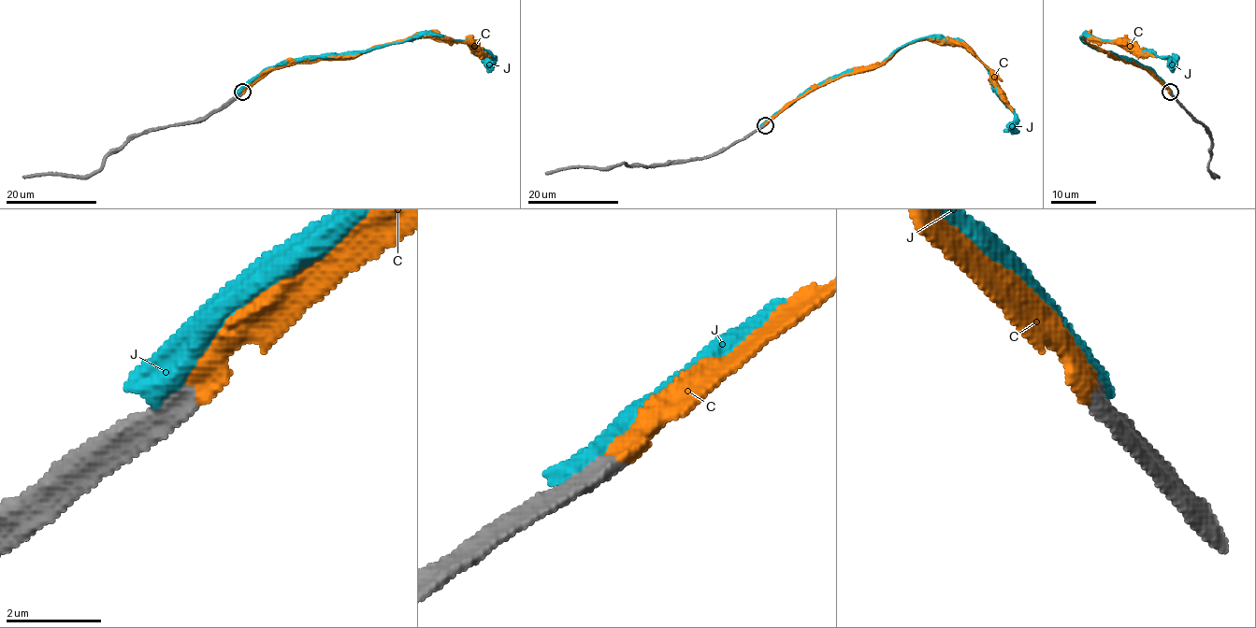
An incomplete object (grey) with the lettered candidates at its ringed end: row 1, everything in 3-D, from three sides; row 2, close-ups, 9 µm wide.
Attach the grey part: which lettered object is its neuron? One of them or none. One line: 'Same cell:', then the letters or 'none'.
Same cell: C

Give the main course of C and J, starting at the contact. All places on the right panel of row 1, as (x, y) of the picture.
C: (1170, 92), (1146, 68), (1114, 58), (1084, 39), (1087, 36), (1126, 42), (1157, 57)
J: (1170, 93), (1151, 71), (1089, 46), (1083, 35), (1151, 49), (1163, 57), (1173, 72)

